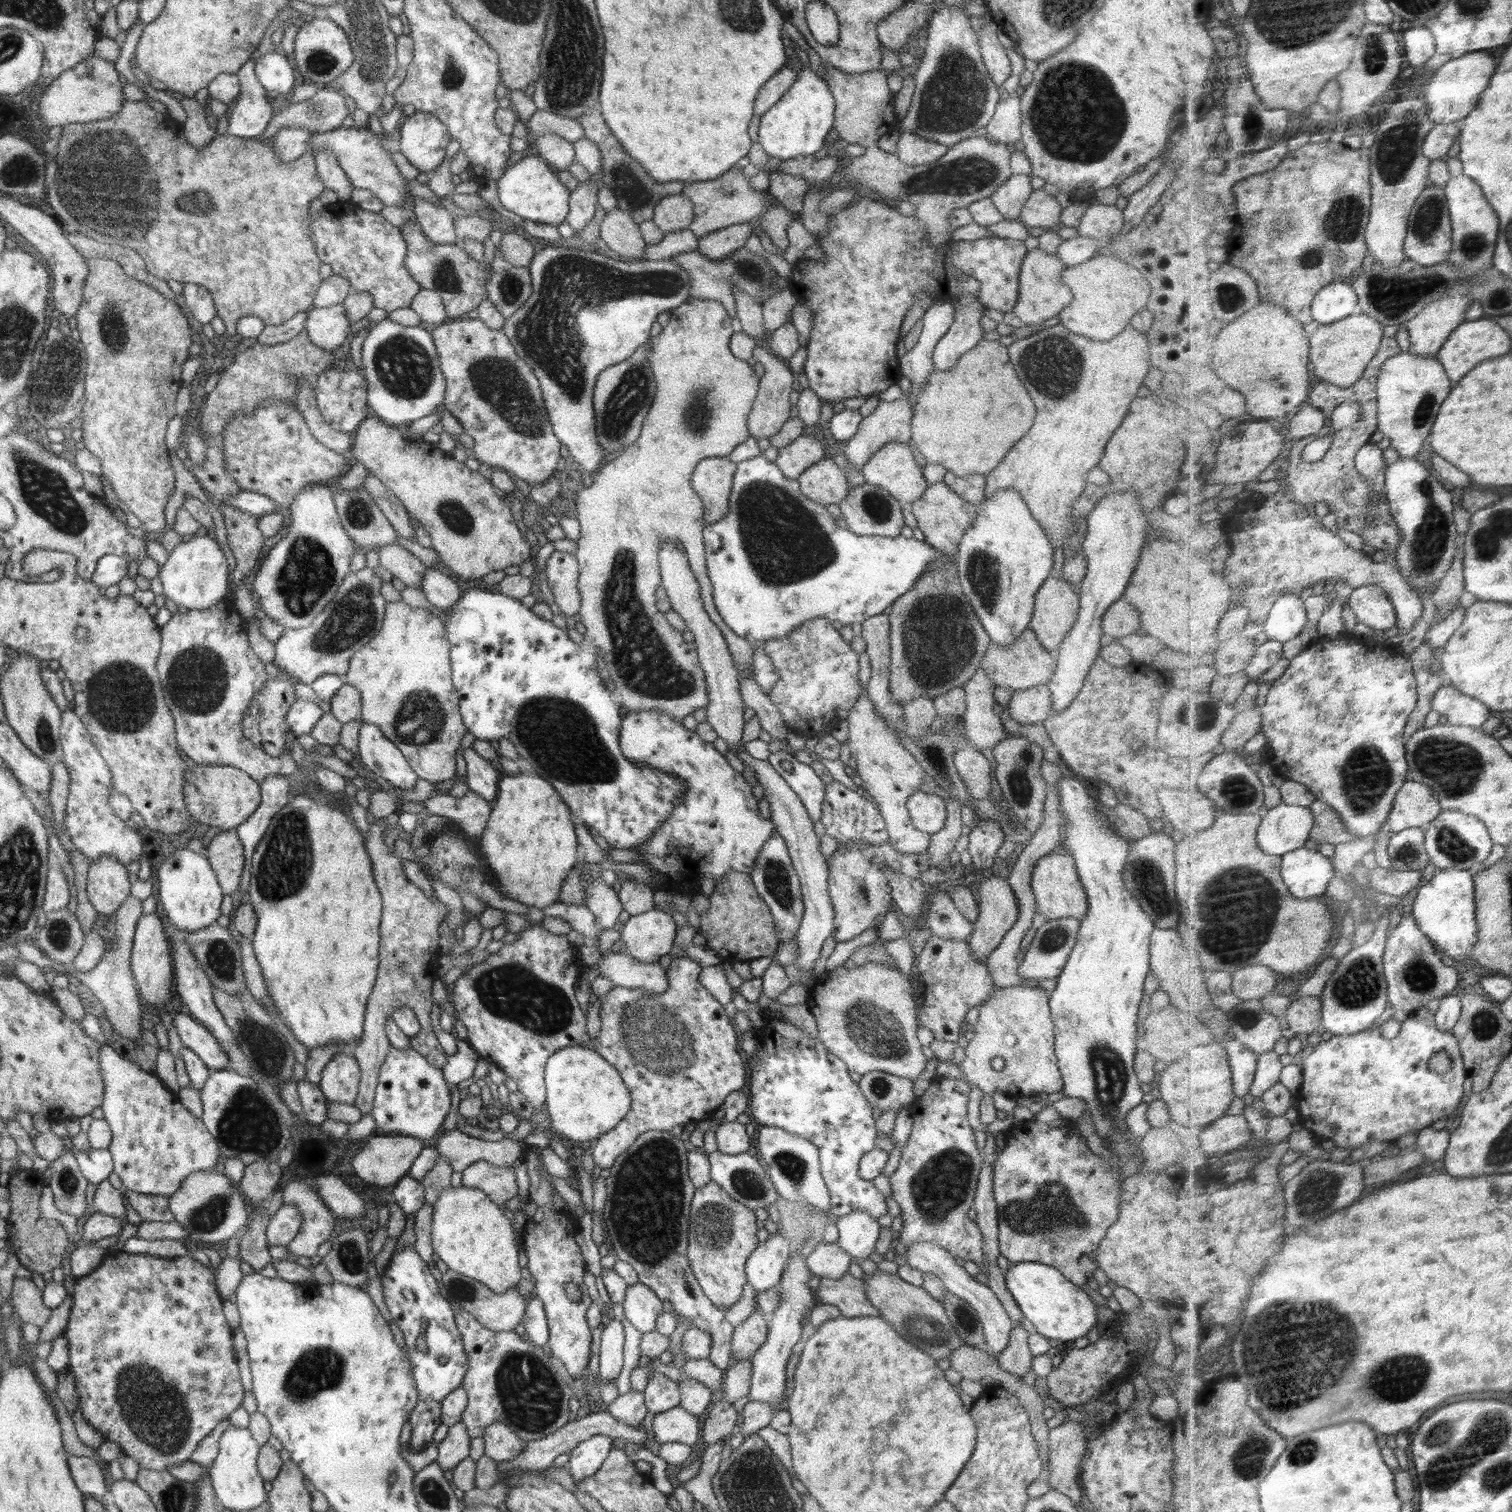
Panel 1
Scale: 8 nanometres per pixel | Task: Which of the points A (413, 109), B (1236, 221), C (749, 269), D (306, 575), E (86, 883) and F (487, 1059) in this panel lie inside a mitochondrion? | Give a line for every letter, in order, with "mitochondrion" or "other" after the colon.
A: other
B: other
C: mitochondrion
D: mitochondrion
E: other
F: other

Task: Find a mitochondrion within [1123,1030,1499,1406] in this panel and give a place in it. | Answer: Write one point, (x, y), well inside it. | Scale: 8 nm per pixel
(1407, 1370)

